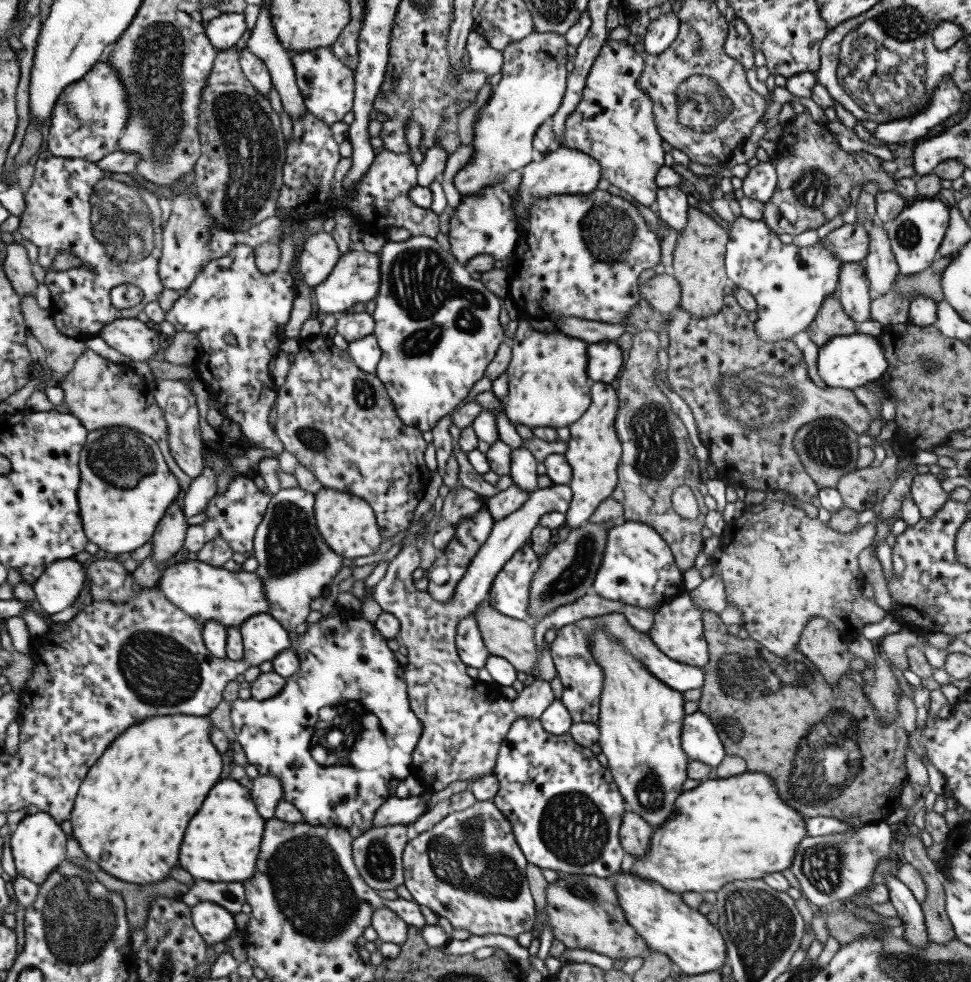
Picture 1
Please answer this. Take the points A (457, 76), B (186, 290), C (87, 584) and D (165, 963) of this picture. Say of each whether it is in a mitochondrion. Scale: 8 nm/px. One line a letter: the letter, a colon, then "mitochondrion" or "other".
A: other
B: other
C: other
D: mitochondrion

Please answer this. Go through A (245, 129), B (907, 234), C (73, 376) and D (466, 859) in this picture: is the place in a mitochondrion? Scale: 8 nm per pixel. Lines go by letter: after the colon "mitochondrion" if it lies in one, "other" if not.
A: mitochondrion
B: mitochondrion
C: other
D: mitochondrion

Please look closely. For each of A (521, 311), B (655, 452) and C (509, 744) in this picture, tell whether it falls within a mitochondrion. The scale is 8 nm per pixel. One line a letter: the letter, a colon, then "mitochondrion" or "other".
A: other
B: mitochondrion
C: other

